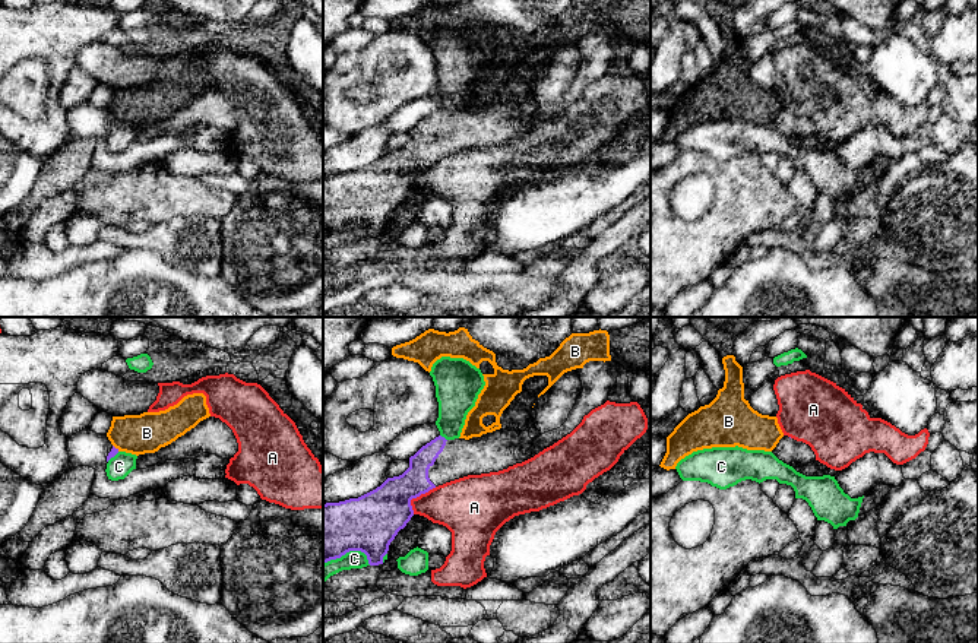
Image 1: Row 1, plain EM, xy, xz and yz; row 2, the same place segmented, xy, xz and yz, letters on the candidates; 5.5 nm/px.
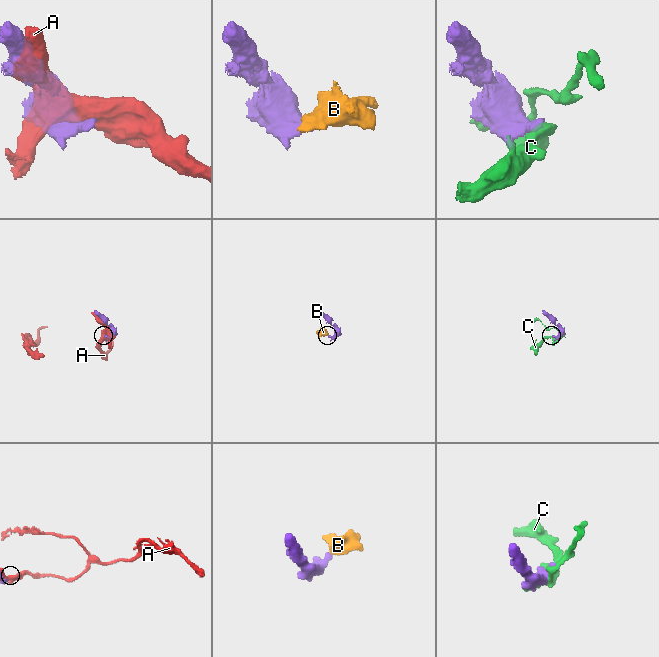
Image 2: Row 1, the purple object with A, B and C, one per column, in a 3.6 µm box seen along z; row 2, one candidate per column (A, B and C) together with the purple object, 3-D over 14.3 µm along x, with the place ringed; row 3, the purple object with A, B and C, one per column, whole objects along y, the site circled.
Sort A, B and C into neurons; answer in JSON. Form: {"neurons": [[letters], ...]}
{"neurons": [["A"], ["B"], ["C"]]}

